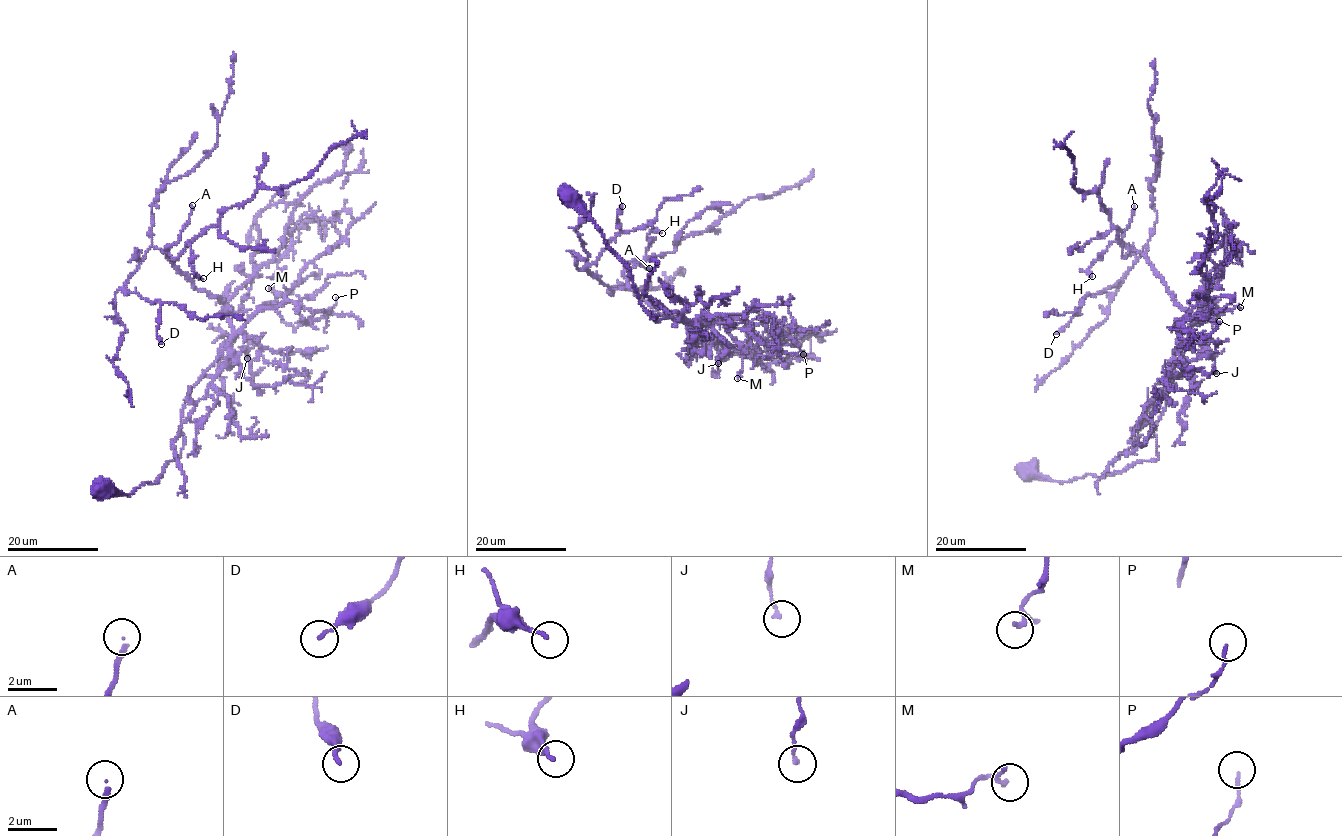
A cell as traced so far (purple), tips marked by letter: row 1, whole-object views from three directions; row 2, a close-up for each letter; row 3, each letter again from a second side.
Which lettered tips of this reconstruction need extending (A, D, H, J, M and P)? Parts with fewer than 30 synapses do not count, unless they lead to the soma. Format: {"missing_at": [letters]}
{"missing_at": ["A"]}

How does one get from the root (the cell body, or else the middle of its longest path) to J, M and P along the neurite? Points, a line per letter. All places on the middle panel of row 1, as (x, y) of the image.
J: (567, 198), (627, 266), (653, 318), (652, 312), (657, 320), (702, 321), (720, 335), (726, 351), (718, 363)
M: (567, 198), (627, 266), (653, 318), (652, 312), (657, 320), (738, 317), (751, 327), (737, 378)
P: (567, 198), (627, 266), (653, 318), (652, 312), (657, 320), (738, 317), (758, 325), (770, 319), (803, 354)

